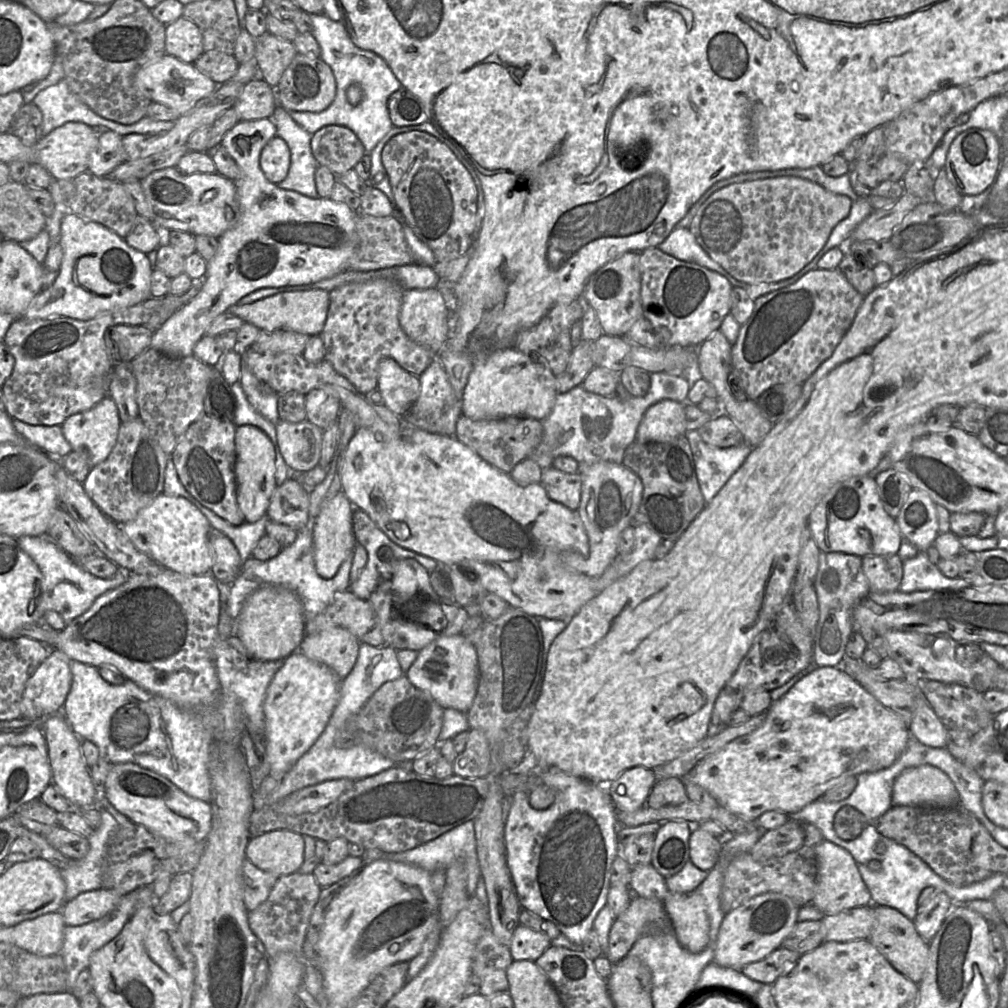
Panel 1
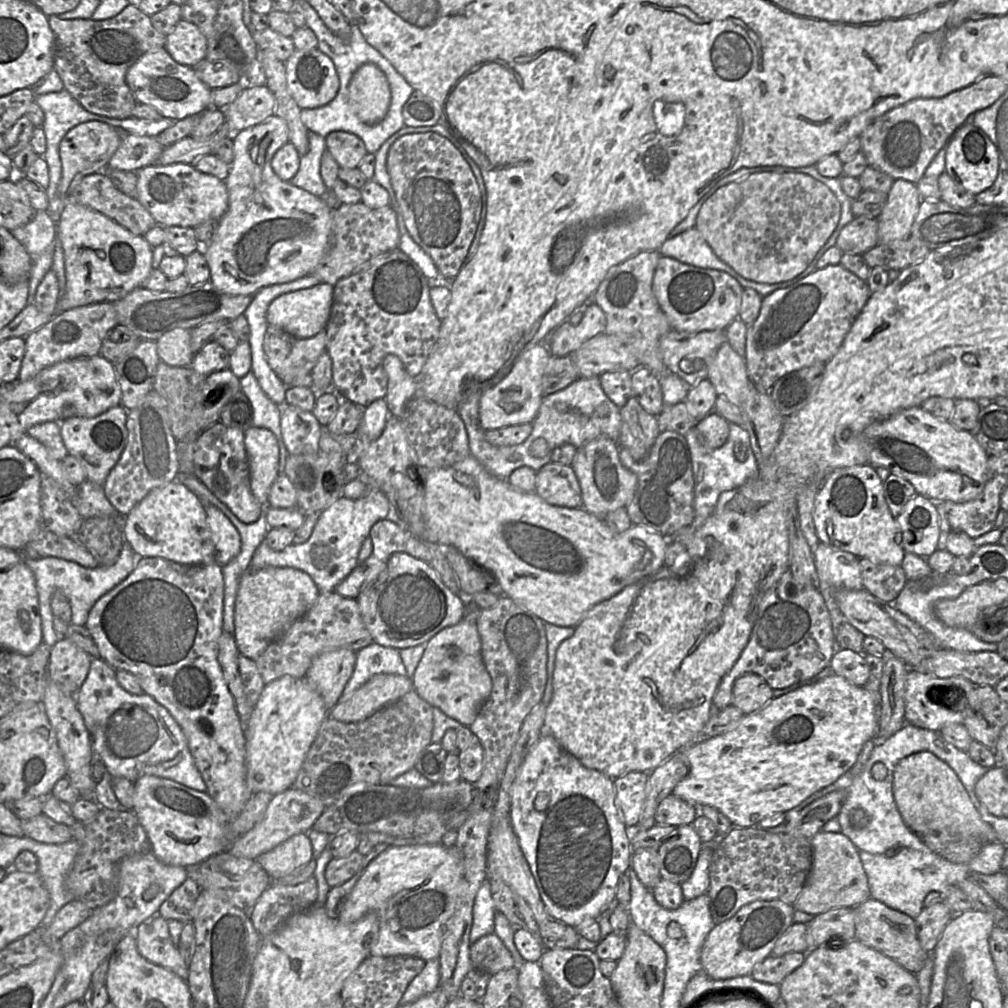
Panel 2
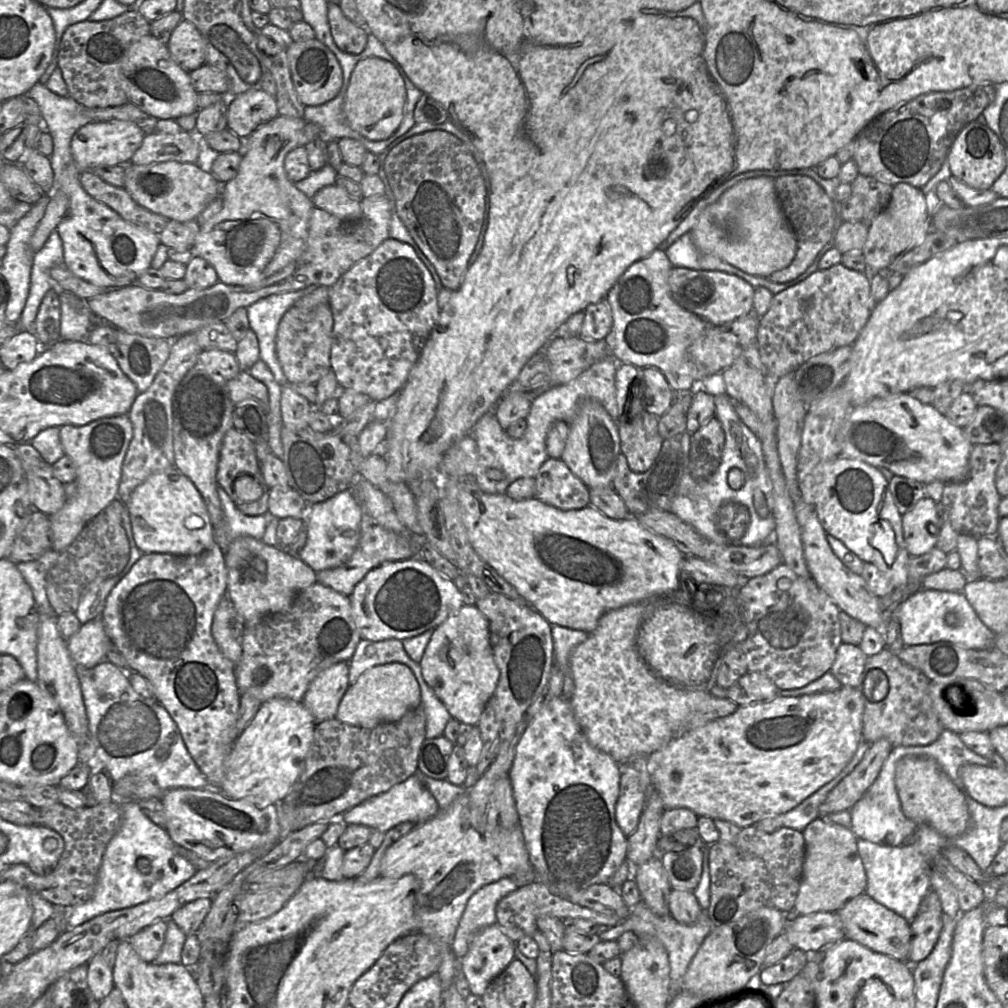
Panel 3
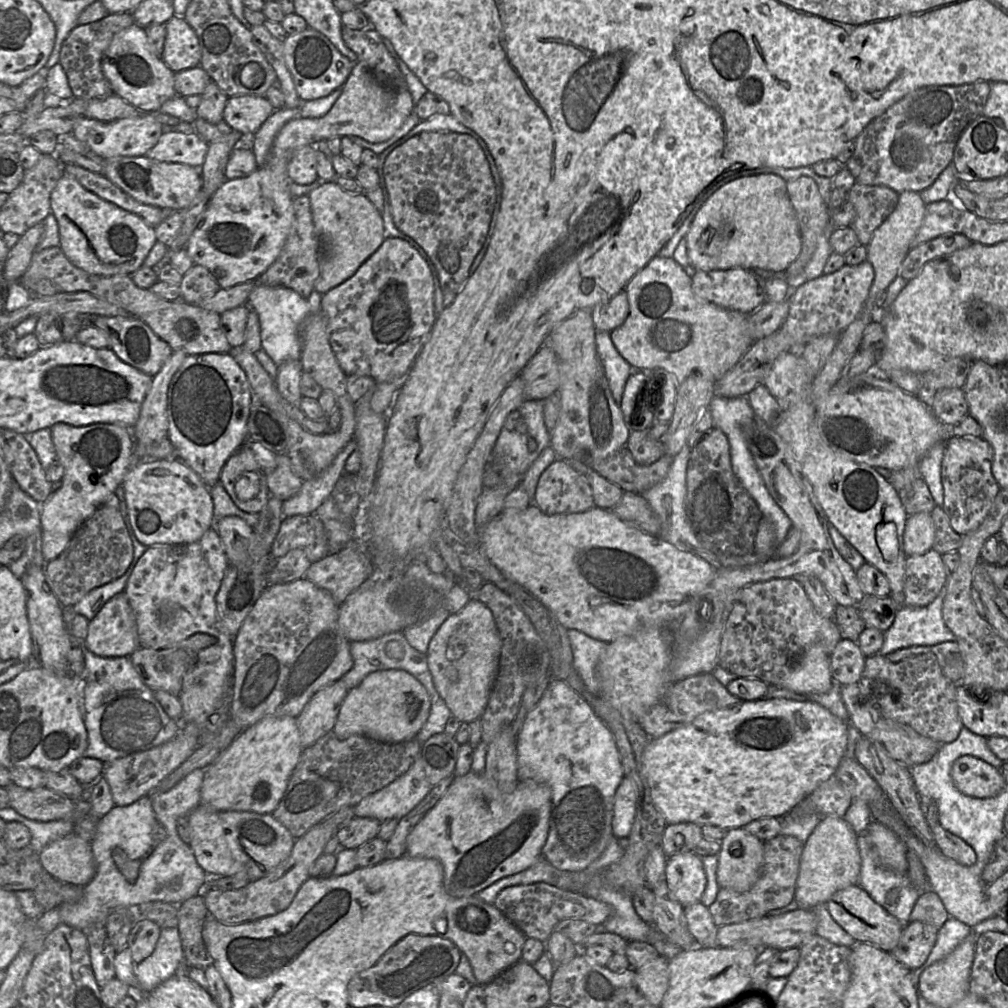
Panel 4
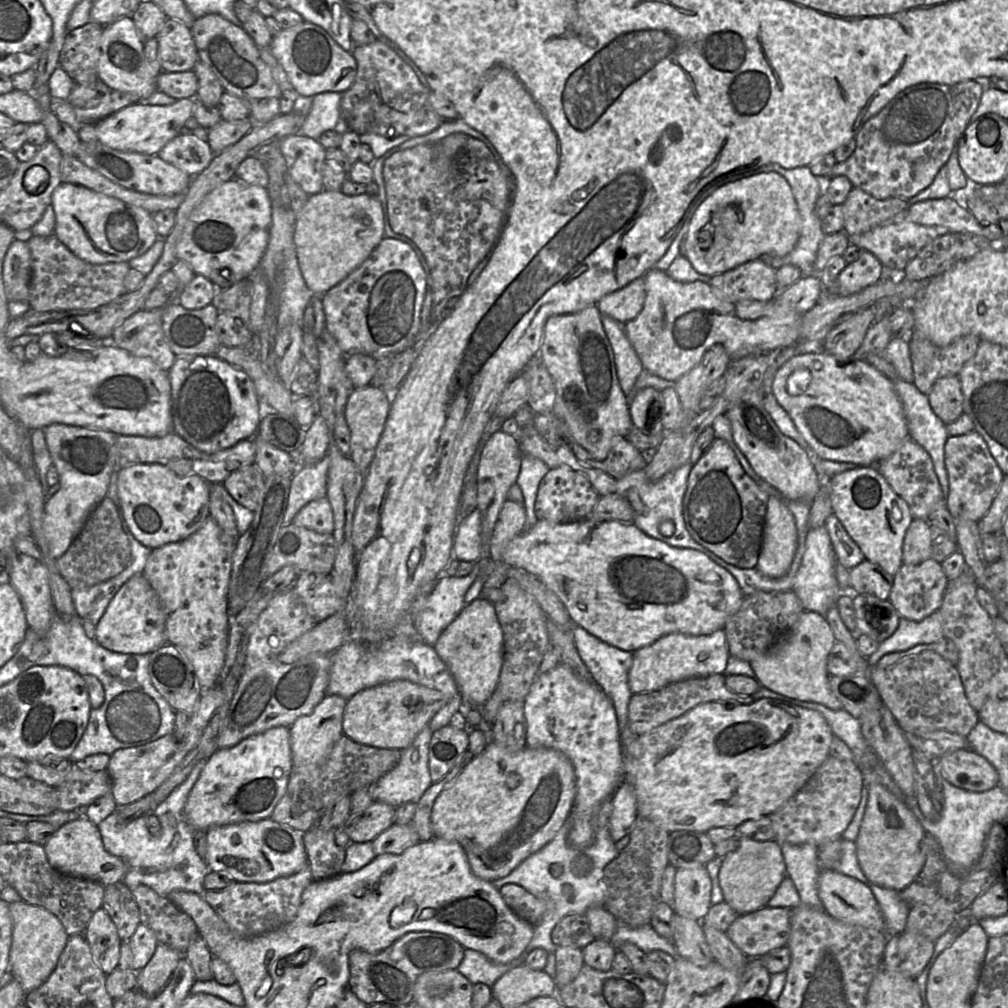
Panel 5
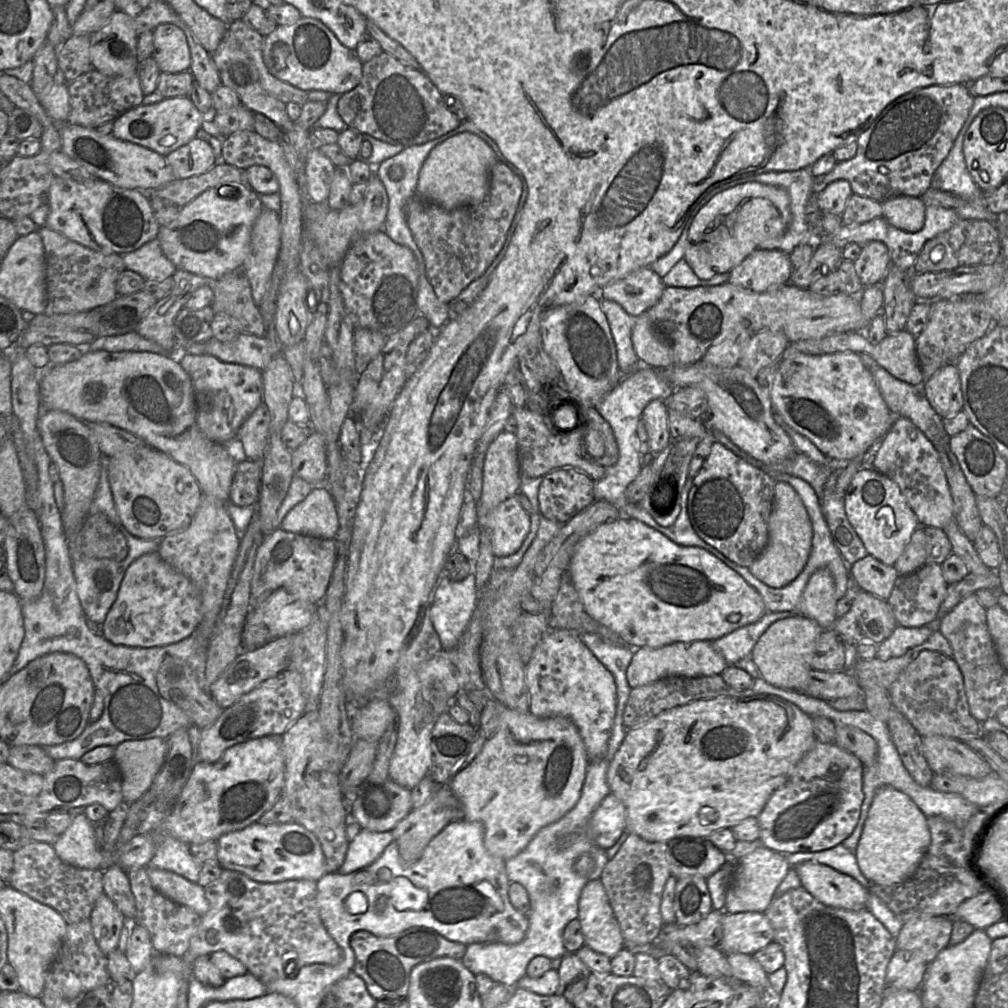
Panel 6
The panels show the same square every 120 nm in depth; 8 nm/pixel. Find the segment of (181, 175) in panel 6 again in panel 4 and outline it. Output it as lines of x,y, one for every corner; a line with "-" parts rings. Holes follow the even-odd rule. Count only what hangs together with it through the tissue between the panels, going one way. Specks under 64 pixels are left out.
164,132
147,157
168,163
183,163
200,168
205,160
209,143
199,134

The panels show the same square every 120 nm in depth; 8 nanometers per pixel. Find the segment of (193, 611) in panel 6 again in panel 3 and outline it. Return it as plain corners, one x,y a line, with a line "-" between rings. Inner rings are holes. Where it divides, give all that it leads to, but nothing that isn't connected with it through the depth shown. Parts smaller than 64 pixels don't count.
101,616
82,624
79,630
67,639
67,647
75,665
82,665
92,668
99,662
106,659
110,638
106,632
105,625

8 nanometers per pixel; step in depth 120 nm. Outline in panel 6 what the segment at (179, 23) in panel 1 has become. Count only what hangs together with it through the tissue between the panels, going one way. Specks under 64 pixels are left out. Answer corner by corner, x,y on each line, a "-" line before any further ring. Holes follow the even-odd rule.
162,23
153,30
153,53
162,73
190,70
191,55
184,31
172,23

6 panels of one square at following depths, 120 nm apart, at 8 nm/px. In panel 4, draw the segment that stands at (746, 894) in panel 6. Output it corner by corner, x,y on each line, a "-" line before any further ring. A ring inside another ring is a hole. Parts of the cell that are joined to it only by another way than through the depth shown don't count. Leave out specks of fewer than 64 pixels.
744,828
726,831
718,856
717,883
743,893
752,888
760,875
764,843

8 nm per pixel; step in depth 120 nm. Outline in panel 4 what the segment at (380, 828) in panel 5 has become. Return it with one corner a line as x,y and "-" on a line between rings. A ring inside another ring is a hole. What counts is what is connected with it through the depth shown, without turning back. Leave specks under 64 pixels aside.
354,817
336,833
341,847
357,849
377,837
381,821
371,817

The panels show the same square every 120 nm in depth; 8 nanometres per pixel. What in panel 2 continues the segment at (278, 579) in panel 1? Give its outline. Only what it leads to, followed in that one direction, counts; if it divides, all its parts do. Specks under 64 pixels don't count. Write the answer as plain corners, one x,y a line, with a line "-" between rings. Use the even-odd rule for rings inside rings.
368,488
366,494
359,499
341,497
332,505
319,513
319,518
311,536
302,544
292,543
283,550
276,551
271,549
267,542
263,540
255,551
249,569
259,570
266,567
290,567
307,573
317,585
320,593
335,591
337,585
345,579
358,565
358,554
361,545
368,537
371,527
378,521
390,519
397,523
403,523
399,513
395,511
386,495
378,488

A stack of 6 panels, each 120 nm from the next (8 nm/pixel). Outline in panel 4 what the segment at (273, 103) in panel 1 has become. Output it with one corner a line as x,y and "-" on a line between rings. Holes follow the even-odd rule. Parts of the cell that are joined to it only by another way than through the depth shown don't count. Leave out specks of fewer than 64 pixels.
237,95
228,98
223,119
248,140
274,111
275,108
265,96

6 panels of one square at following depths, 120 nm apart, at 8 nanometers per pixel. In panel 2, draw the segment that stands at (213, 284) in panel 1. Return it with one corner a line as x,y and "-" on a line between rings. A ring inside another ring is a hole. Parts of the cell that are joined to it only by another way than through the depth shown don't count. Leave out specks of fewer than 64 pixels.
271,116
232,135
234,159
225,179
228,209
211,242
201,247
213,286
227,295
253,296
261,289
310,275
325,255
333,208
323,197
281,180
271,167
276,151
289,142
286,122
-
176,328
164,333
157,341
161,361
174,367
189,366
194,358
191,349
191,329

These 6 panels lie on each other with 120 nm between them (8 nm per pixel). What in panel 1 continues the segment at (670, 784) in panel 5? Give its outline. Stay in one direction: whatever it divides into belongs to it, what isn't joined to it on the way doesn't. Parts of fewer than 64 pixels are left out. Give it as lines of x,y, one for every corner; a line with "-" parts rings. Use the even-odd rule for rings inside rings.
817,667
800,679
765,712
764,723
700,761
688,774
717,802
746,821
757,821
767,811
793,815
820,799
850,776
891,766
906,749
911,734
902,718
882,705
840,667

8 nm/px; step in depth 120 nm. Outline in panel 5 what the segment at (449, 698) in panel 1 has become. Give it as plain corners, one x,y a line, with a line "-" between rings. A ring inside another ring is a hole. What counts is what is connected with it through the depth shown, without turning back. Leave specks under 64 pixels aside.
479,597
464,606
458,616
442,632
434,649
453,676
464,705
483,706
497,687
504,656
503,631
494,604

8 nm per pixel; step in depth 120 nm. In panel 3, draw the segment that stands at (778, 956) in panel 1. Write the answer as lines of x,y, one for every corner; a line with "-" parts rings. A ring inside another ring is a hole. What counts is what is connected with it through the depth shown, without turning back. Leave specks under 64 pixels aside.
794,948
780,962
772,966
763,967
760,971
761,981
766,985
788,983
804,968
808,960
808,953

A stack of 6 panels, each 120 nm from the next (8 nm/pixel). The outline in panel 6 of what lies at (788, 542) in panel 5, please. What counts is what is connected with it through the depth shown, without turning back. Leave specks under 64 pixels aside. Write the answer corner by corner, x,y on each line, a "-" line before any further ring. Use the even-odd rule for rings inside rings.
778,481
774,488
773,507
768,524
768,544
748,569
767,586
782,588
803,571
810,555
812,539
812,523
800,496
790,484

